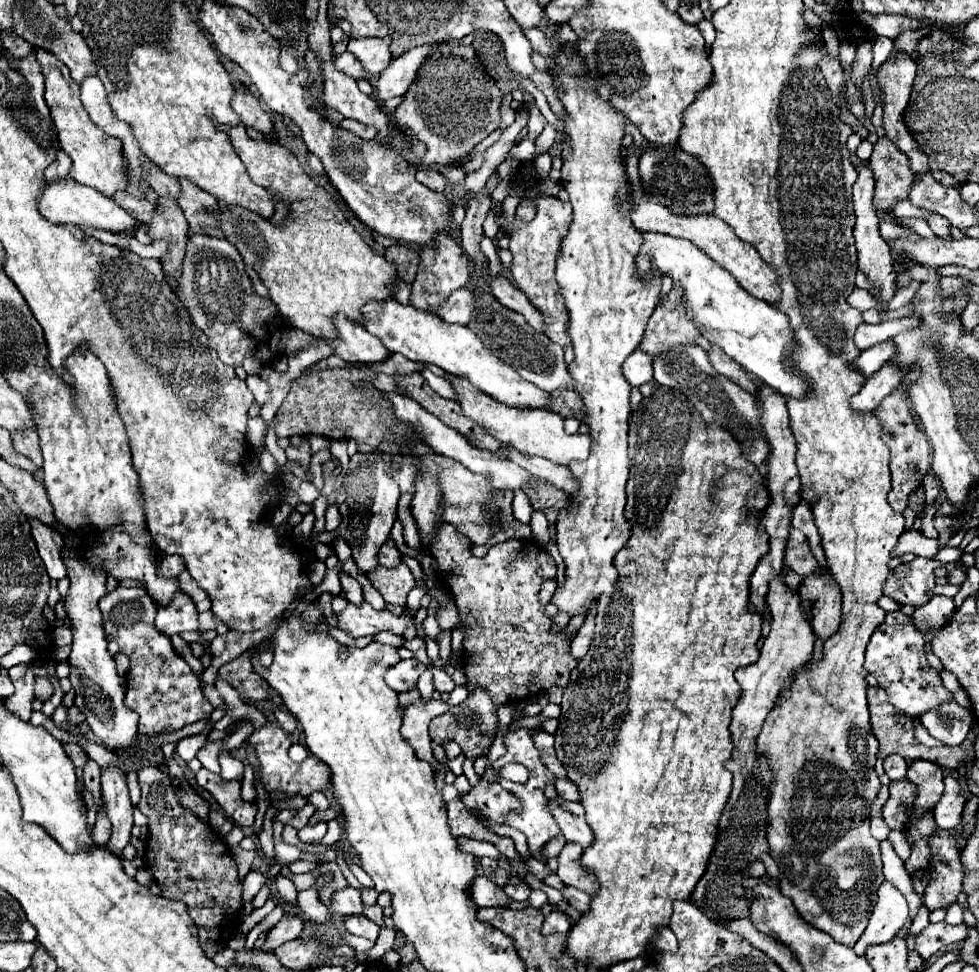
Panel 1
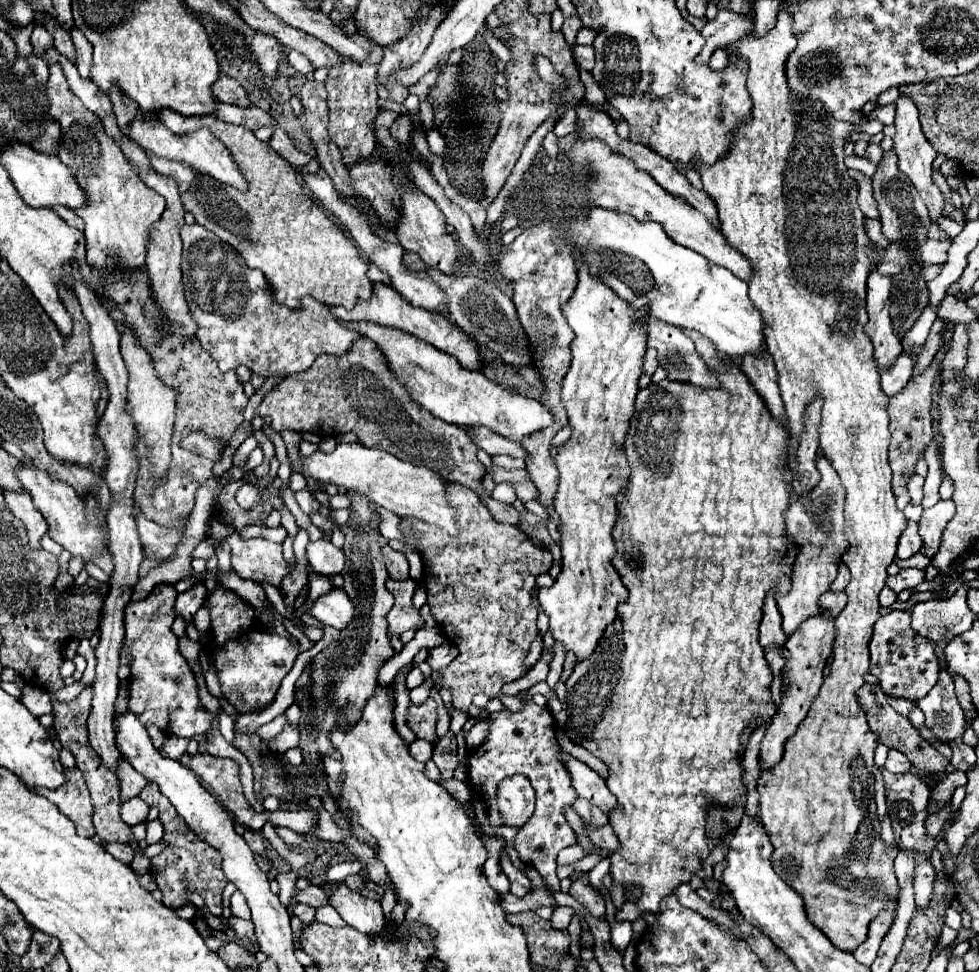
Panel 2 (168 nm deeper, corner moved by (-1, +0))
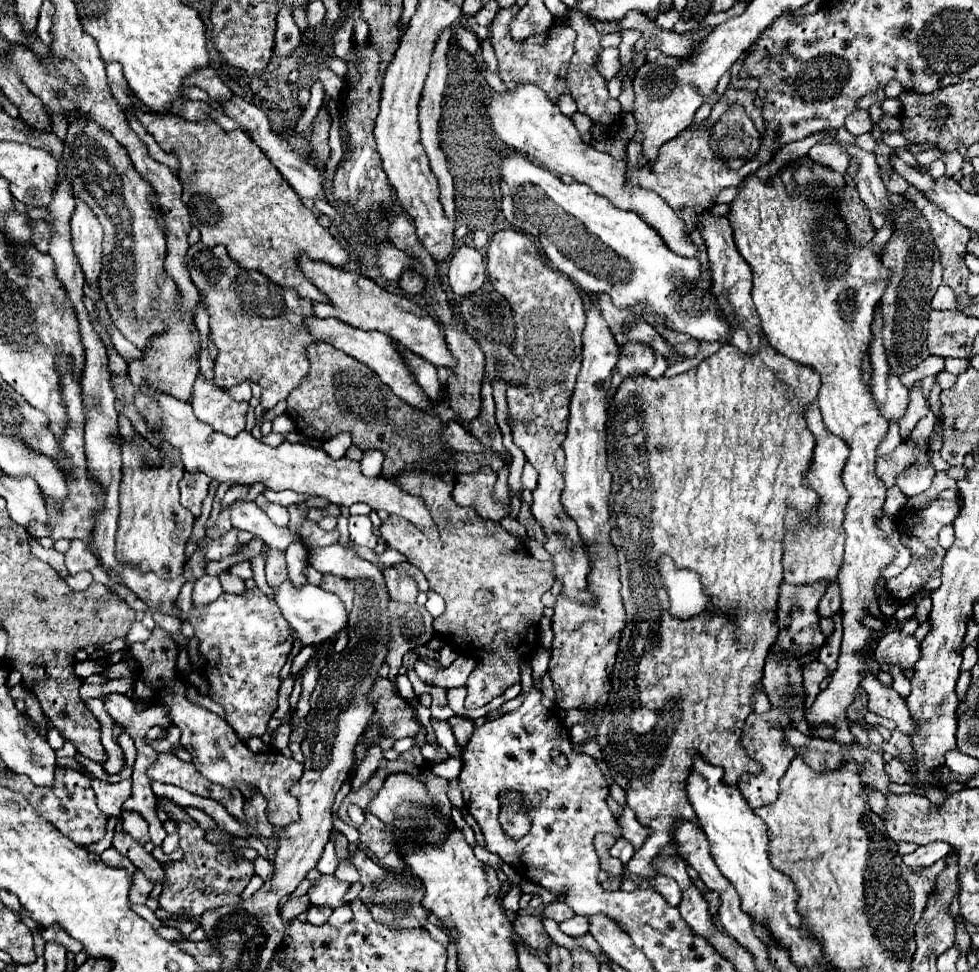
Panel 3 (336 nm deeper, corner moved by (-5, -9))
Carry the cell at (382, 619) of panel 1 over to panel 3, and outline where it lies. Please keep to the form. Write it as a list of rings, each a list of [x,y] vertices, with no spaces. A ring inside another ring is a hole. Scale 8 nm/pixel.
[[[288,580],[274,592],[276,596],[276,604],[280,606],[284,618],[288,620],[288,624],[296,630],[298,638],[302,640],[302,644],[322,644],[324,640],[332,638],[336,632],[344,630],[346,624],[348,624],[348,612],[344,608],[344,602],[332,594],[332,592],[326,592],[318,586],[312,586],[312,584],[306,584],[302,586],[300,590],[296,590]]]

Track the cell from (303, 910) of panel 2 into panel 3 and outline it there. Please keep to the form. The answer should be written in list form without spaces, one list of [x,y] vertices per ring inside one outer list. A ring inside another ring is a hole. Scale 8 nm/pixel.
[[[312,906],[312,908],[308,910],[308,922],[314,924],[314,926],[322,926],[322,924],[326,924],[330,912],[332,912],[332,910],[328,910],[326,906]]]

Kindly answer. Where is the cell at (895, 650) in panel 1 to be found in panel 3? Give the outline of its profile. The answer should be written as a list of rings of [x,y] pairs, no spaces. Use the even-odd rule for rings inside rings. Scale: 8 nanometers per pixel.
[[[890,630],[880,636],[874,656],[880,666],[900,666],[908,672],[920,660],[920,644],[902,630]]]

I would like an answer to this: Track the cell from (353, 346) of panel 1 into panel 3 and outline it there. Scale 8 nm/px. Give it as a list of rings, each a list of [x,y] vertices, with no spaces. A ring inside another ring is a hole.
[[[196,242],[188,248],[186,258],[192,282],[196,284],[200,300],[204,302],[206,312],[210,316],[210,338],[218,348],[214,382],[222,388],[230,388],[244,380],[252,380],[262,386],[262,408],[264,410],[274,408],[278,402],[288,398],[288,394],[306,378],[310,370],[306,348],[314,344],[314,338],[310,330],[304,326],[304,320],[314,316],[312,302],[306,298],[298,298],[296,290],[282,288],[260,272],[242,268],[238,262],[230,260],[226,248],[220,244],[210,248],[204,246],[202,242]]]

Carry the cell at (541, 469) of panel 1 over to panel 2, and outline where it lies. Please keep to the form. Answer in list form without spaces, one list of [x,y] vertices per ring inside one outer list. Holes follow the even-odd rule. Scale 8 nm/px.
[[[468,429],[468,435],[472,437],[474,445],[488,455],[510,455],[510,457],[522,457],[526,459],[526,451],[522,449],[520,443],[508,441],[488,429]]]

